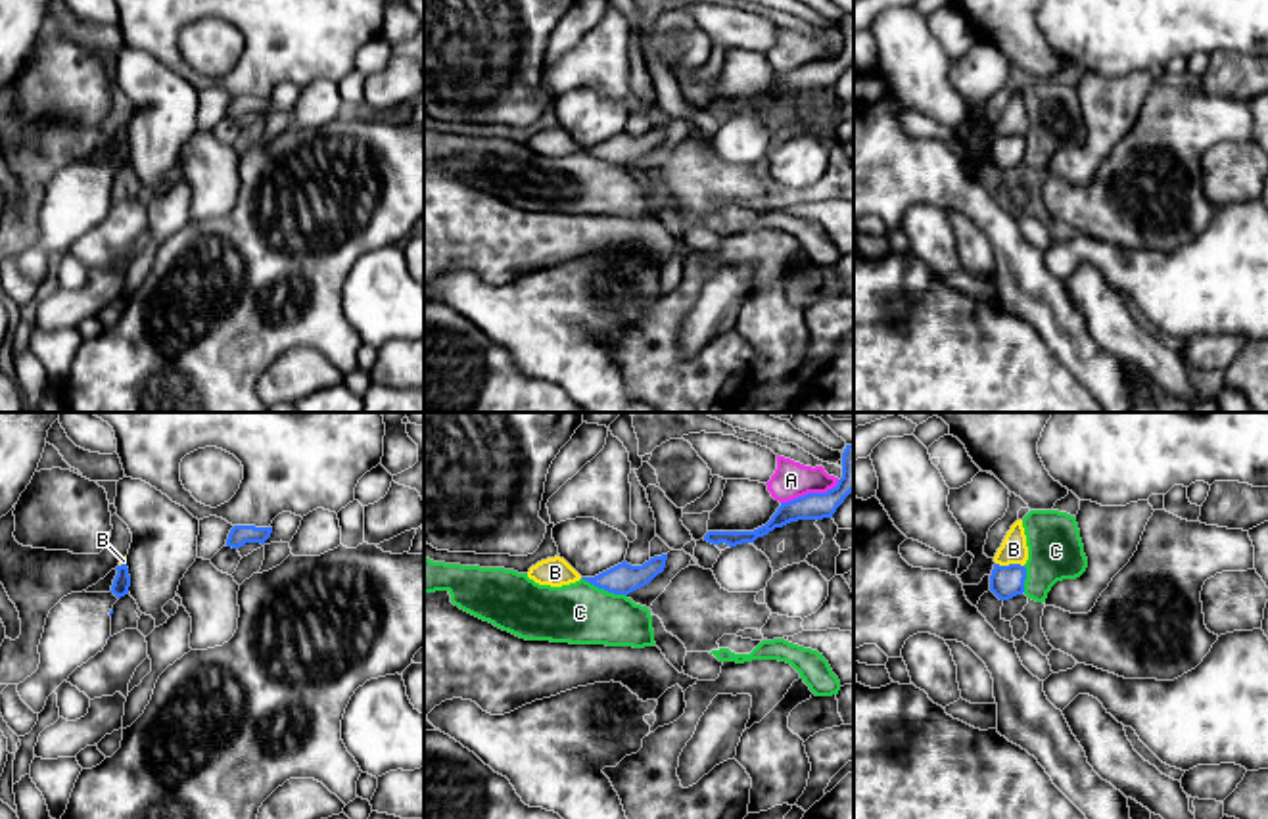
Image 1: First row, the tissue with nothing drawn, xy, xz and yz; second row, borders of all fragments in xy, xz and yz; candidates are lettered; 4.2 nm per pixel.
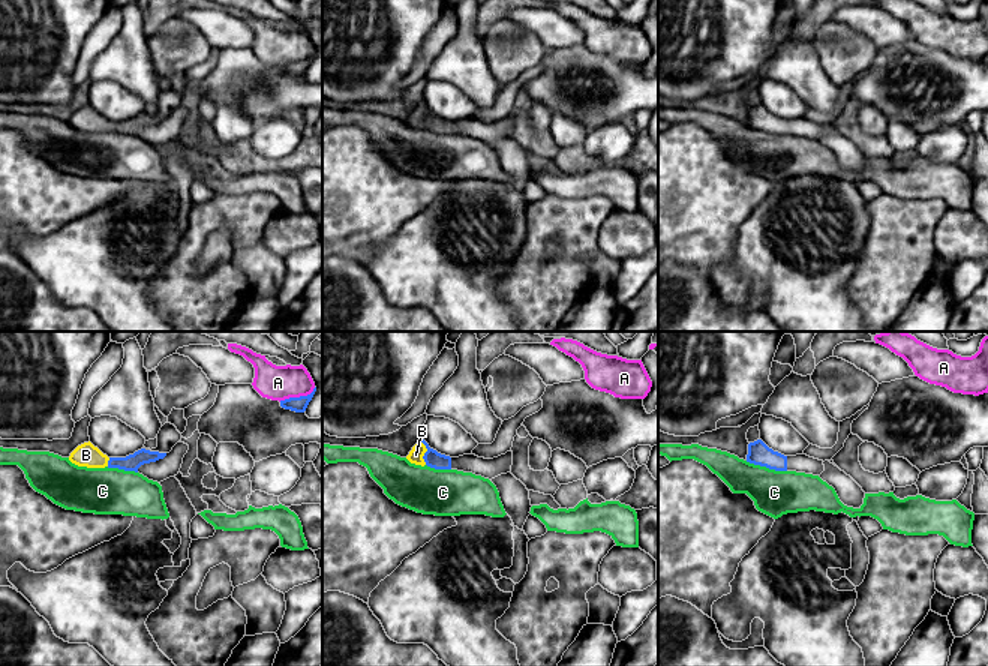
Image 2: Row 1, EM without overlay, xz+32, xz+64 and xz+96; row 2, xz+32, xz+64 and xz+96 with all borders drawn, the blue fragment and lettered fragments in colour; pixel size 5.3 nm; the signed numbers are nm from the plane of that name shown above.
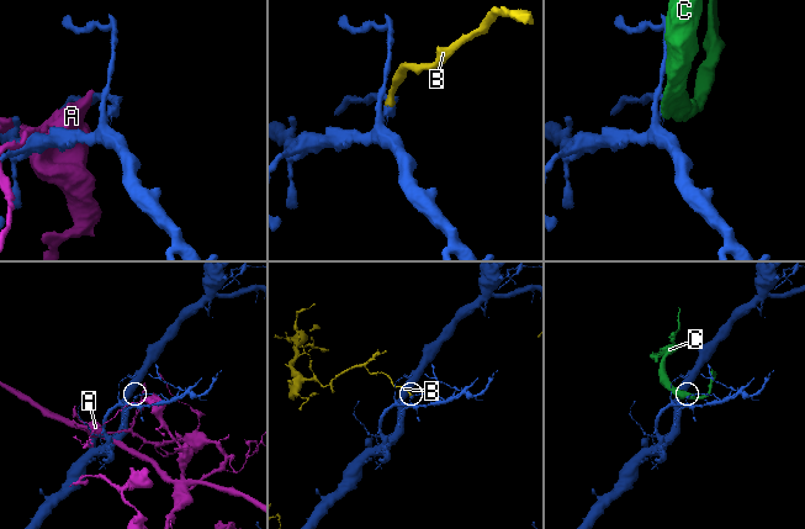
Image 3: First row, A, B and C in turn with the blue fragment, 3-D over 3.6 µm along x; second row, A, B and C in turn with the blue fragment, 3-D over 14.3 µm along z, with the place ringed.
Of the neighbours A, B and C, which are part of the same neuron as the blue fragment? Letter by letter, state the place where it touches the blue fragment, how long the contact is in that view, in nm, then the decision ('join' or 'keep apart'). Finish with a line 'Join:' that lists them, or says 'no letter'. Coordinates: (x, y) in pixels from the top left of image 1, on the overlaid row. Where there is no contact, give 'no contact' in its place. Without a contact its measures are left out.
A: meets blue in xz at (810, 493); contact 260 nm long; keep apart
B: meets blue in yz at (1009, 564); contact 120 nm long; join
C: meets blue in xz at (605, 589); contact 200 nm long; keep apart
Join: B

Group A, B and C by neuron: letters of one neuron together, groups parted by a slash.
A / B / C

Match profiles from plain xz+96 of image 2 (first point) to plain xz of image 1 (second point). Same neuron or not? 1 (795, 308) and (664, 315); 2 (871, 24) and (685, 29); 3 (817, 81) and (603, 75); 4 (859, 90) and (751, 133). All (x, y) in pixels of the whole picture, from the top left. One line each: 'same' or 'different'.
1: different
2: different
3: same
4: different

